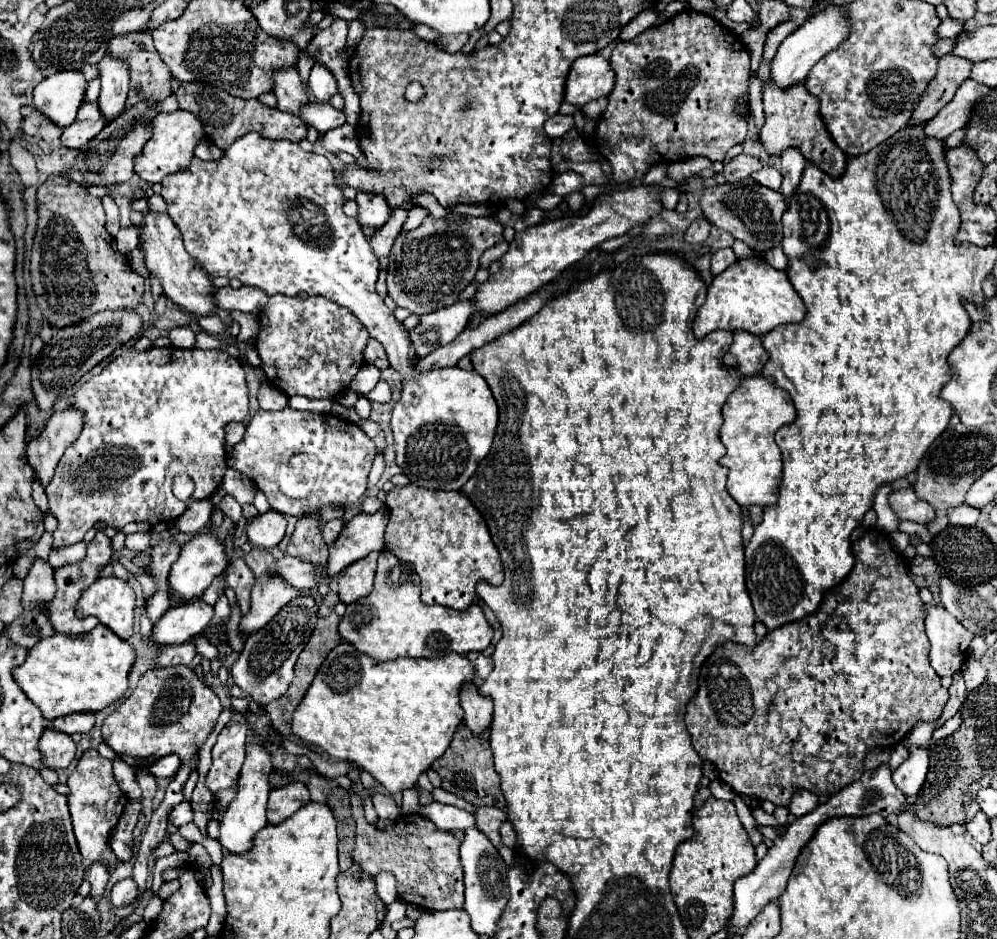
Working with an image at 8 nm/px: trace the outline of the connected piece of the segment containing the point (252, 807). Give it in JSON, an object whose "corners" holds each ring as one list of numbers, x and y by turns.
{"corners":[[253,740,251,744,247,744,247,754,245,754,245,764,241,770,241,778,237,782,239,792,237,798,231,802,231,806,227,808,221,826,219,826,219,844,229,852,229,854,245,854,251,850,253,846,253,838,257,836,259,830,263,830,263,826,267,826,267,818,265,818,265,810,267,810,267,796,269,796,269,782,267,776,273,770,271,764,271,754,265,750,261,740]]}

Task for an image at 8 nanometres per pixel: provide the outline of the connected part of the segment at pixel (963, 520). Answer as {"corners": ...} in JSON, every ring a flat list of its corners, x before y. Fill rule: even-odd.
{"corners":[[967,504,955,506,949,512,949,522,953,526,975,526,977,518,979,518,979,510,975,510,975,508,967,506]]}

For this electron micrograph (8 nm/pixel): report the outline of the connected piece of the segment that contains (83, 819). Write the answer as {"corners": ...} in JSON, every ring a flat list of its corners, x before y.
{"corners":[[87,750,83,752,83,756,79,758,75,770,71,772,69,780,69,810,71,810,71,818,73,818,73,832,77,838,77,846,79,852,83,856,83,866,85,866,85,874,87,868,91,864,95,864,95,860,103,860,103,864,107,864,107,870,113,872,117,858,113,854,113,850,109,848,109,836,119,820,119,816,123,814,125,804,129,802,129,798,121,792,121,788,117,786,115,778,113,778,113,764,111,760,103,758,97,750]]}

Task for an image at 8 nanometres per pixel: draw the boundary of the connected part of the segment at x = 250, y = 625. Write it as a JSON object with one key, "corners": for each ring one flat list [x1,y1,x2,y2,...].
{"corners":[[259,576,251,590,251,612,241,618,241,628,255,632,263,628,299,592,277,576]]}

